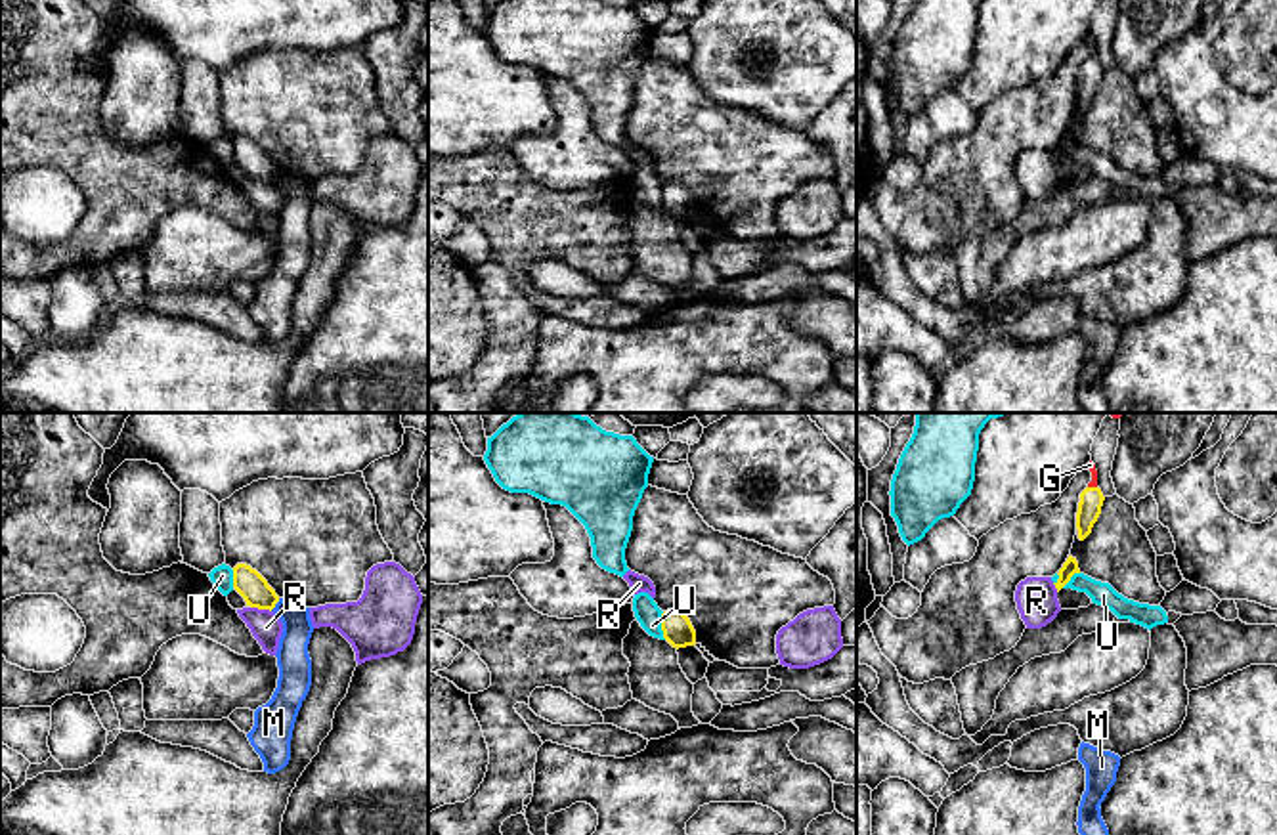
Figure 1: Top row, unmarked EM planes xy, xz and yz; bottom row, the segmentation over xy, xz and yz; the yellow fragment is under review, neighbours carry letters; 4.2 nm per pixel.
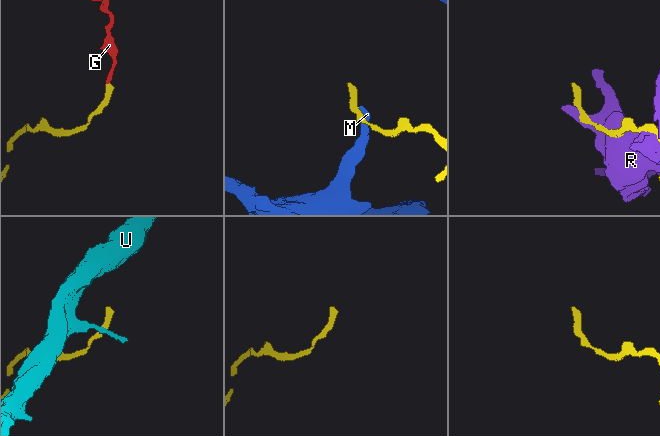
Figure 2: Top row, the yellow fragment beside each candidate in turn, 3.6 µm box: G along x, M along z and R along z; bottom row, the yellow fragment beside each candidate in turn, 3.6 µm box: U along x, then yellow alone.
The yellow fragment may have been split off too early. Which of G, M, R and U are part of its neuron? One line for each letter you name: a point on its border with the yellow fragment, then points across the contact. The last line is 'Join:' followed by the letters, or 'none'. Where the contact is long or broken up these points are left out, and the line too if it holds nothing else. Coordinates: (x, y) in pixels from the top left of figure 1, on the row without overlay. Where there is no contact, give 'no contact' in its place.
G: yz (1092, 60) | across yz (1092, 71), (1092, 60), (1094, 42), (1090, 37)
Join: G

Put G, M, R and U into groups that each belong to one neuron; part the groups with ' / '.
G / M / R / U

